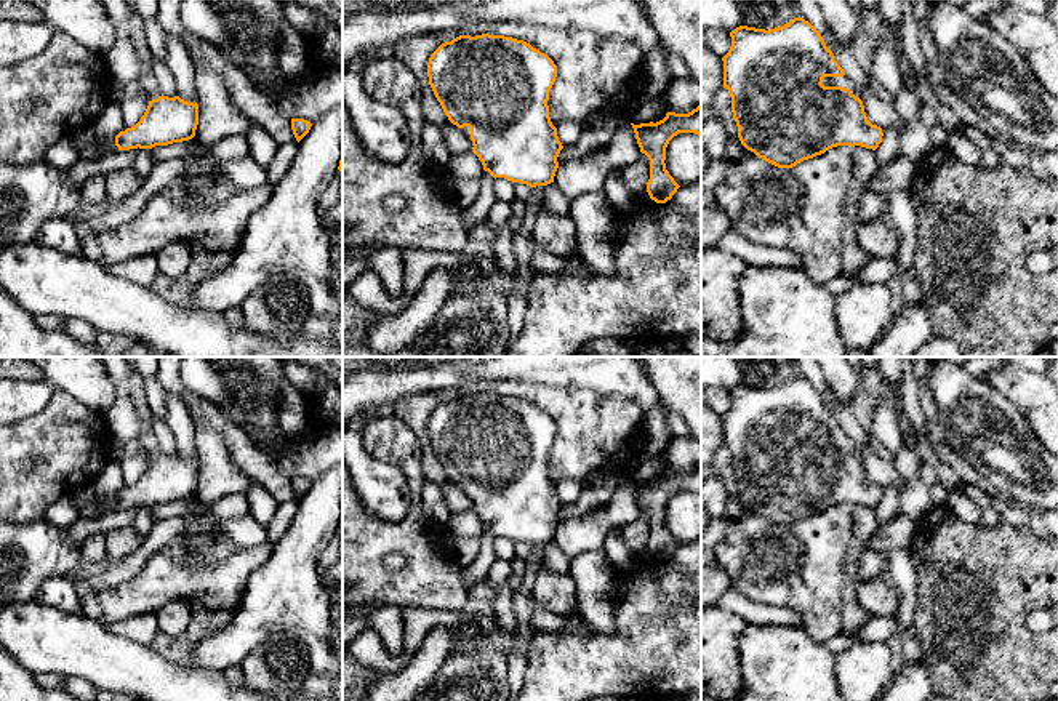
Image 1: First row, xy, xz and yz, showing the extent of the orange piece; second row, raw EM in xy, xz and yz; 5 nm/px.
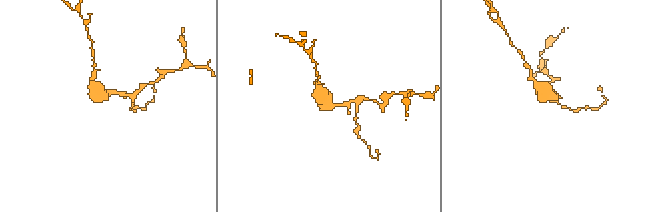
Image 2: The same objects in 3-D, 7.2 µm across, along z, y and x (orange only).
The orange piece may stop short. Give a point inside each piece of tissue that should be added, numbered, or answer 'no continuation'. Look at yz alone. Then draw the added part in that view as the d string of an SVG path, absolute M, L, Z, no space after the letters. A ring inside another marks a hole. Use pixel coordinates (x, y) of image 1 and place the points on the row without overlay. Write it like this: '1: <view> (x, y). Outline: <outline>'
1: yz (845, 440). Outline: M844 434L844 435L824 435L823 437L823 443L824 445L842 445L842 447L848 447L852 450L852 453L855 453L856 456L860 456L863 459L863 451L861 448L856 445L856 442Z

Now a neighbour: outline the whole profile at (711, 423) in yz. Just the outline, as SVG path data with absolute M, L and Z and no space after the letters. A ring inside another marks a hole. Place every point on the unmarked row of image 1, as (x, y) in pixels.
M707 405L701 408L701 467L707 472L723 447L723 419Z

